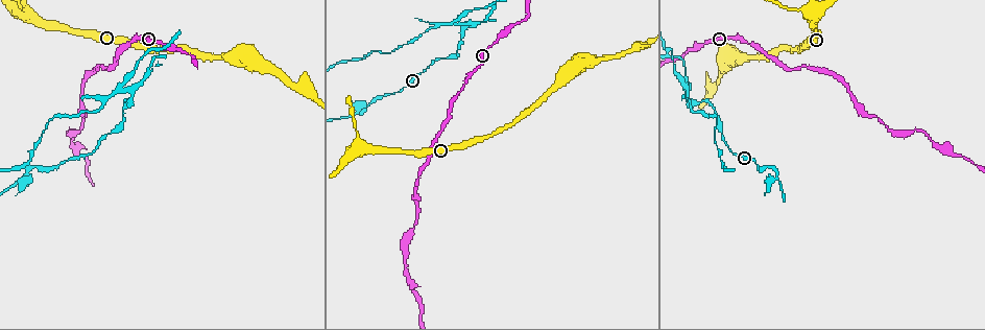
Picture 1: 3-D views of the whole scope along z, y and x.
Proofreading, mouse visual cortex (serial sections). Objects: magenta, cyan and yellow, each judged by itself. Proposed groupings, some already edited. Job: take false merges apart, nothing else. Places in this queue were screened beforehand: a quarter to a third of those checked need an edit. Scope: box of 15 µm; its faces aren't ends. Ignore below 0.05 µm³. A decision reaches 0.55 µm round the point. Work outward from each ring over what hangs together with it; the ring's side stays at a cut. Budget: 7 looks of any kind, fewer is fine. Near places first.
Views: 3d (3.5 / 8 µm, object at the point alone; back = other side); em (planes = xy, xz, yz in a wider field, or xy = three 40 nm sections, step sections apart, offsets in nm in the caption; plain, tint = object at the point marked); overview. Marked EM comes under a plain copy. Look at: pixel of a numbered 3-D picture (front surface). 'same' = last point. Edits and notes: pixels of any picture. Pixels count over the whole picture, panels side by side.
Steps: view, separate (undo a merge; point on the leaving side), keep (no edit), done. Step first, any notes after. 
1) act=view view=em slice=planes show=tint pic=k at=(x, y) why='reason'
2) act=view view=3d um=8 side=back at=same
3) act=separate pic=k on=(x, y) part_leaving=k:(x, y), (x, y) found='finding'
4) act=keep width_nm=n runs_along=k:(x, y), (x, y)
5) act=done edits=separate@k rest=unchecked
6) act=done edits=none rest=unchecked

act=view view=3d um=8 pic=1 at=(358, 113) why='a narrow waist'

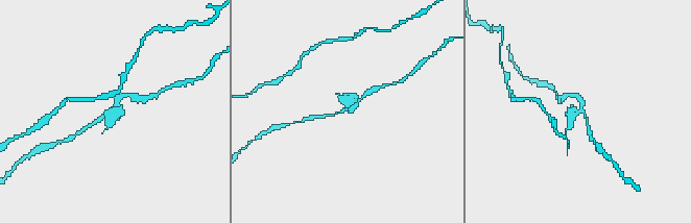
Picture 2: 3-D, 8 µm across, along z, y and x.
act=view view=em slice=xy step=5 show=tint pic=2 at=(111, 112) why='shape alone is not enough'

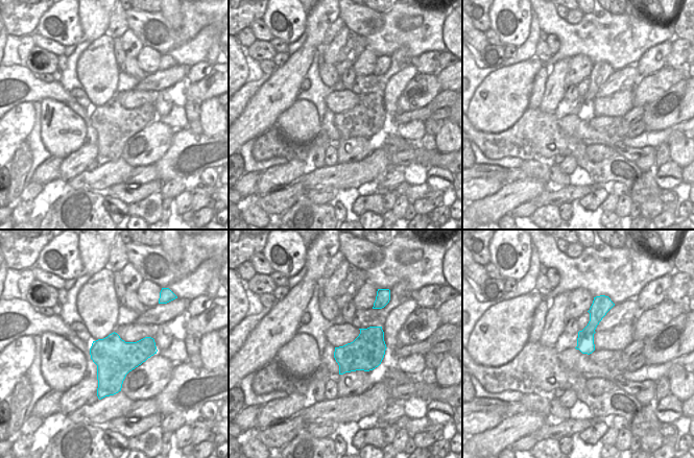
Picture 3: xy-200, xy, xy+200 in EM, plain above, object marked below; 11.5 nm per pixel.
act=separate pic=2 on=(110, 121) border=3:(593, 337), (582, 339), (577, 348) found='two cells meet here'

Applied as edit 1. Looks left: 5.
act=view view=overview why='see it whole again'

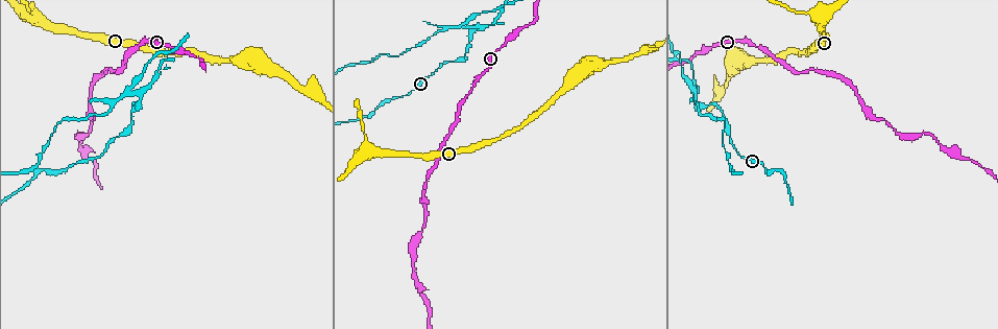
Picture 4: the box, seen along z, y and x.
act=view view=3d um=3.5 pic=4 at=(413, 257) why='sudden change in width'

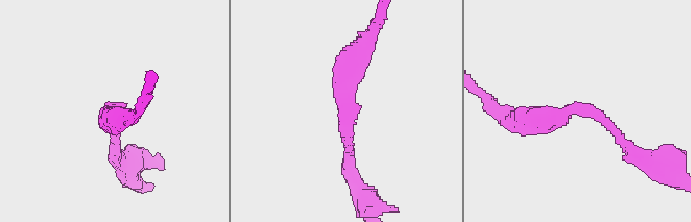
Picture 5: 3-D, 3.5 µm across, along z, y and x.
act=view view=em slice=xy step=5 show=tint pic=5 at=(581, 107) arm_widths_nm=150,350

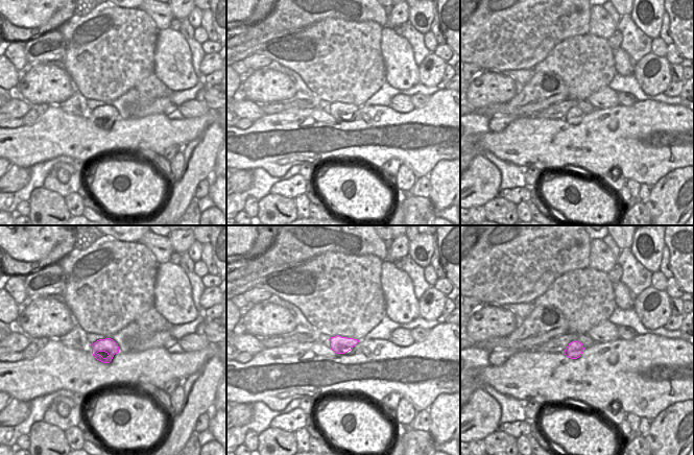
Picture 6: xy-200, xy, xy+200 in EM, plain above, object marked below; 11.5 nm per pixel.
act=keep width_nm=200 runs_along=5:(517, 116), (589, 108), (635, 150) found='all the same cell'

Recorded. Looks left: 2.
act=done edits=separate@2 rest=unchecked

